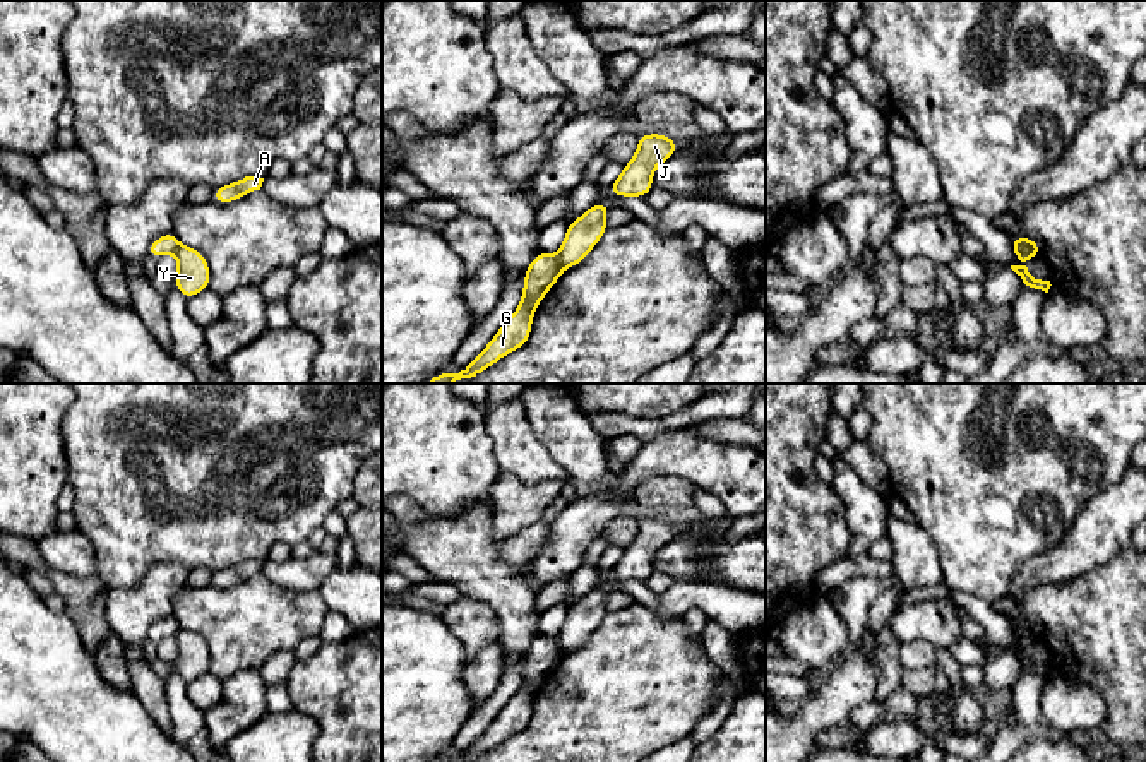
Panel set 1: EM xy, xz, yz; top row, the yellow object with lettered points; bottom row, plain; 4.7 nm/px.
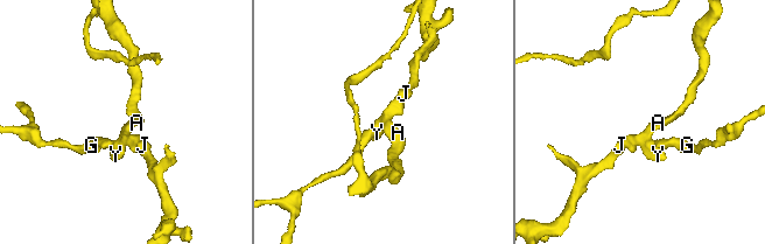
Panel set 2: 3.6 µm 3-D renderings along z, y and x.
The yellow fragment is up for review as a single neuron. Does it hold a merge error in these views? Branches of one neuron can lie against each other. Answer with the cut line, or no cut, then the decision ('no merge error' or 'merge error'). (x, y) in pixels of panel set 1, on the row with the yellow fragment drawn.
cut yz (1014, 242), (1035, 255); merge error

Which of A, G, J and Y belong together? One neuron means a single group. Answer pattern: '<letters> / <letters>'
A J Y / G

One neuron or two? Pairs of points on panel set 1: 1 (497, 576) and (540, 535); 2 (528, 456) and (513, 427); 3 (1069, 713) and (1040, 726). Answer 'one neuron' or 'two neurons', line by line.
1: two neurons
2: one neuron
3: two neurons

